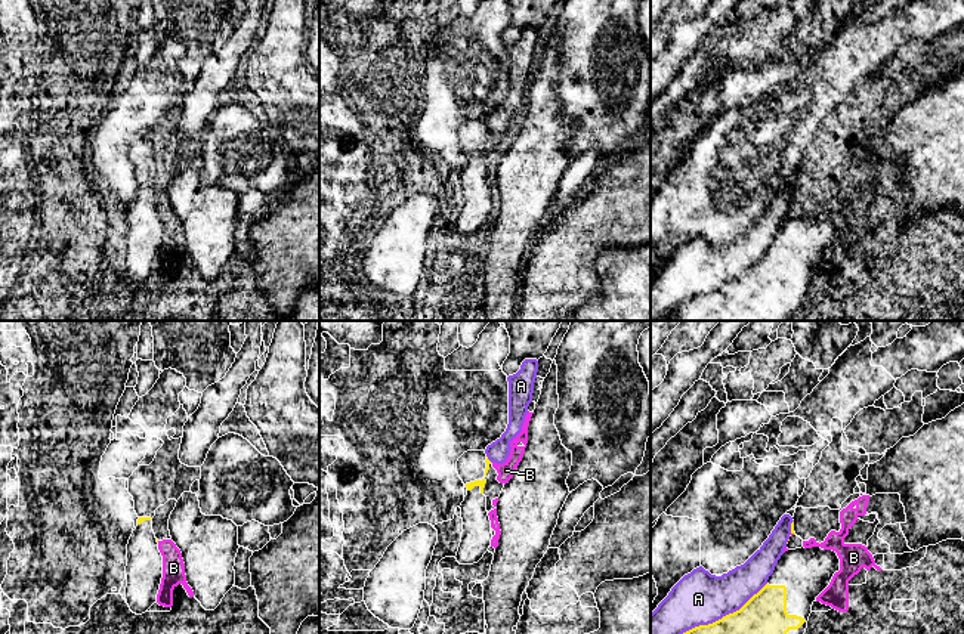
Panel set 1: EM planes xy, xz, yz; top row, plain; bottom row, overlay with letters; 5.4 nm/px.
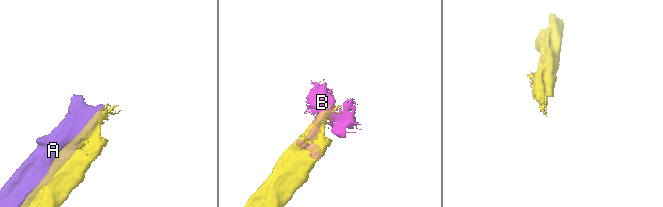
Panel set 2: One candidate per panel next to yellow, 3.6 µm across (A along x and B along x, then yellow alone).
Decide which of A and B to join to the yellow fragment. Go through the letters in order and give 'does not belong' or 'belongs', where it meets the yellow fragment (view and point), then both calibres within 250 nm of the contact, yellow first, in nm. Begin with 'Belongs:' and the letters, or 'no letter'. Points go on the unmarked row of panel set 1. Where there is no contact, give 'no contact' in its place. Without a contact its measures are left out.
Belongs: no letter
A: does not belong; meets yellow in yz at (722, 287); 440 nm thick on the yellow side, 280 nm on the other
B: does not belong; meets yellow in yz at (791, 201); 20 nm thick on the yellow side, 20 nm on the other

